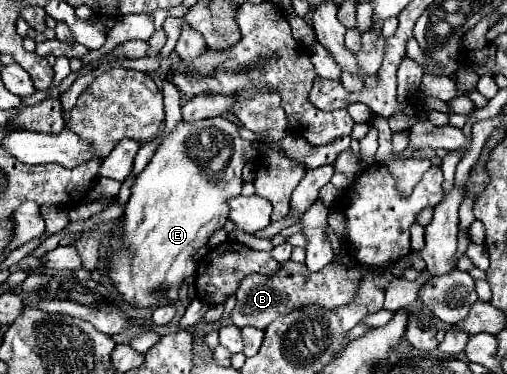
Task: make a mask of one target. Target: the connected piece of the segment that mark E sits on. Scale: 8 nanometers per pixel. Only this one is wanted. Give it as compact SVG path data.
M211 117L193 123L187 121L177 123L177 127L165 135L149 165L137 175L137 181L131 187L131 199L125 207L123 251L113 251L109 257L109 277L115 283L117 291L121 293L123 301L137 307L157 307L163 301L171 303L177 301L179 285L183 283L185 277L193 275L197 269L197 265L193 263L193 255L197 253L197 249L207 245L207 241L215 231L219 231L225 225L229 217L227 201L231 197L241 195L241 169L249 159L259 157L261 153L265 153L265 149L273 149L303 163L307 169L317 169L325 163L333 163L337 155L349 147L349 143L351 137L341 137L327 147L317 147L309 145L299 137L285 135L279 143L265 145L257 141L245 141L239 135L239 127L225 117Z

